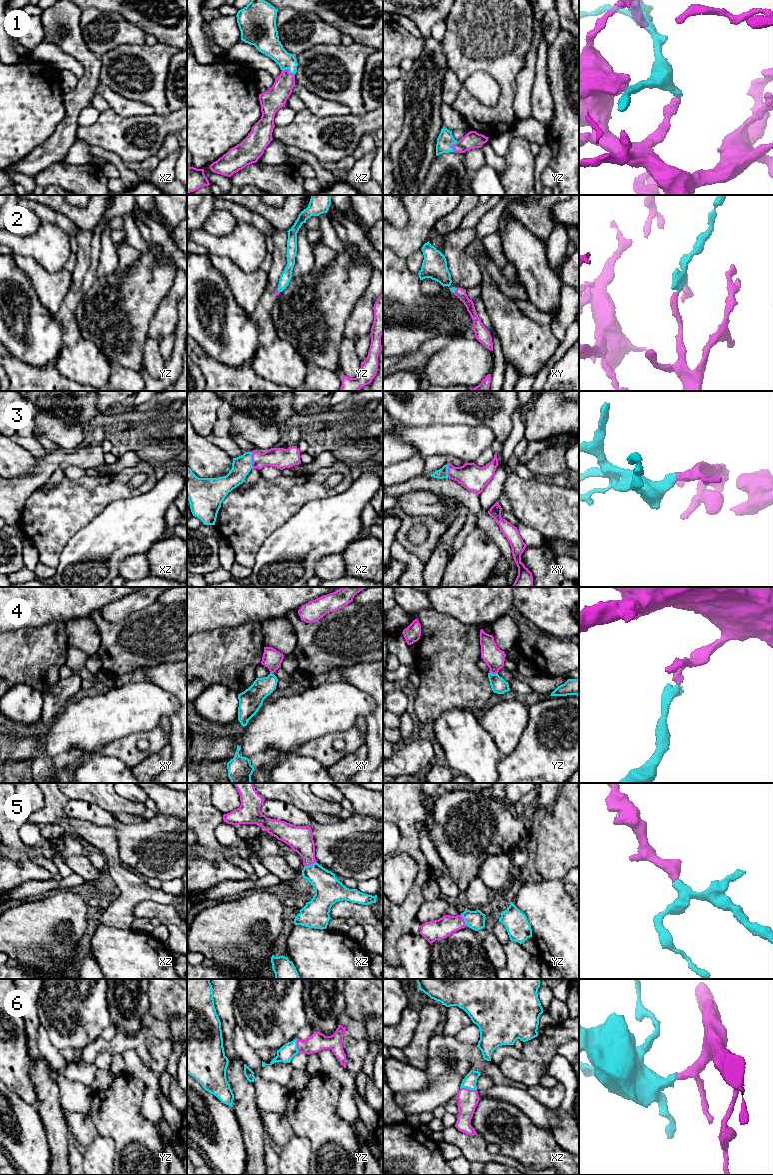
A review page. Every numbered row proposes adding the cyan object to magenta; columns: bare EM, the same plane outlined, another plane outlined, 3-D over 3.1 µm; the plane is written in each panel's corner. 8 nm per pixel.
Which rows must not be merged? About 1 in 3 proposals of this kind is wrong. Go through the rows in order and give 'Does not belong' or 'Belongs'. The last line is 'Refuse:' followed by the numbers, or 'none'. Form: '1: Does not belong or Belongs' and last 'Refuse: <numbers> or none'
1: Belongs
2: Belongs
3: Belongs
4: Belongs
5: Belongs
6: Belongs
Refuse: none

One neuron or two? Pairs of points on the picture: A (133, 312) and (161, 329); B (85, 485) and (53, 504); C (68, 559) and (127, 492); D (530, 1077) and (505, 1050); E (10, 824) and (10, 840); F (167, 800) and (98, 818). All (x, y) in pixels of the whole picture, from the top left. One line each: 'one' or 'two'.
A: two
B: one
C: two
D: two
E: one
F: two

